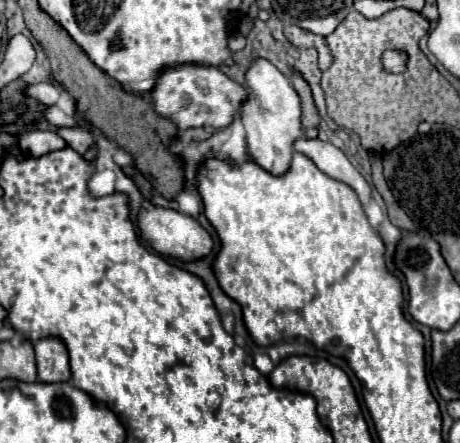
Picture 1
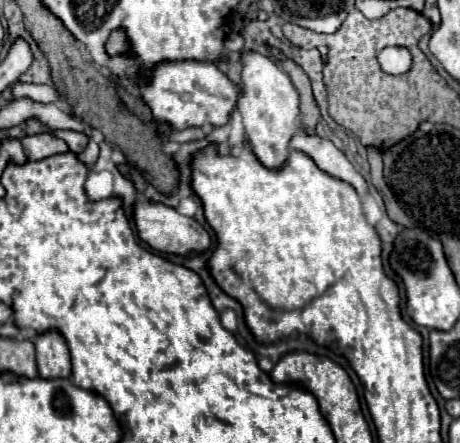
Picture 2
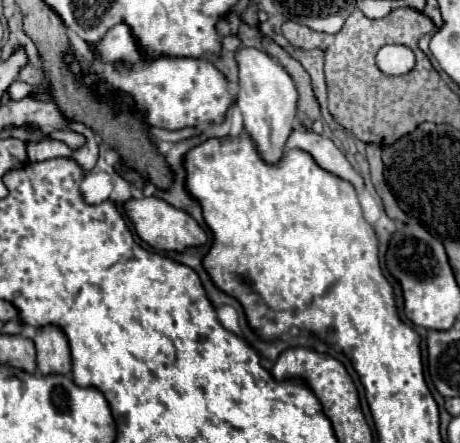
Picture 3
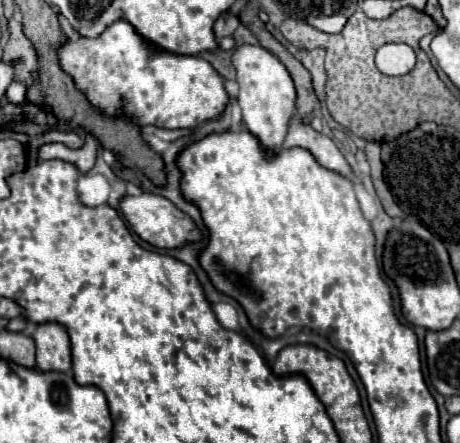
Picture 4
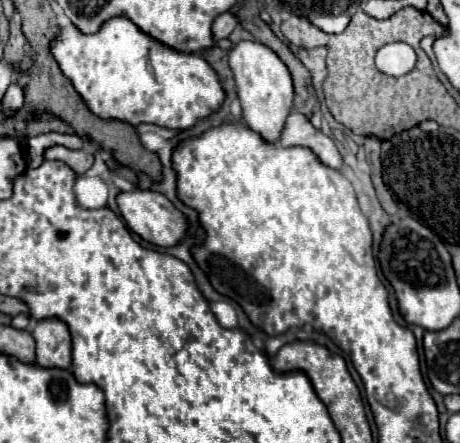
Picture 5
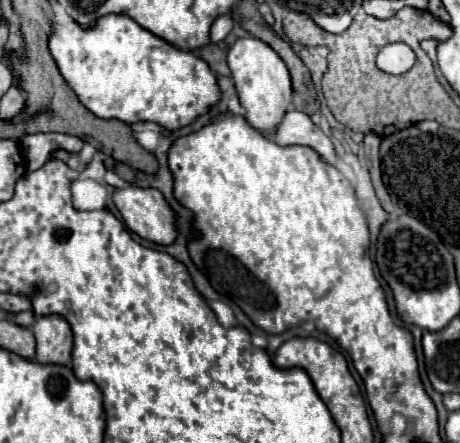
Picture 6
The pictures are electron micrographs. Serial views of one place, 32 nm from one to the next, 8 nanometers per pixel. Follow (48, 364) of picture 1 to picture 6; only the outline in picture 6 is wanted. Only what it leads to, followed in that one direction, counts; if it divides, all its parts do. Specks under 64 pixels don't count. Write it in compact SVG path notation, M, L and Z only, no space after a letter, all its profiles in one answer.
M62 316L36 318L32 332L36 336L36 362L40 364L64 364L72 360L72 330Z

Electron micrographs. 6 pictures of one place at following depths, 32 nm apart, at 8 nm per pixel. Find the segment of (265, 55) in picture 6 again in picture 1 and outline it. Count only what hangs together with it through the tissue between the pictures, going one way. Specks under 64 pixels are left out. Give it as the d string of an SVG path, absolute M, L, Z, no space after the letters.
M258 58L246 72L246 88L250 90L250 96L242 106L242 124L246 128L248 154L262 170L272 176L284 176L292 162L292 144L302 136L298 94L292 88L292 82L264 58Z

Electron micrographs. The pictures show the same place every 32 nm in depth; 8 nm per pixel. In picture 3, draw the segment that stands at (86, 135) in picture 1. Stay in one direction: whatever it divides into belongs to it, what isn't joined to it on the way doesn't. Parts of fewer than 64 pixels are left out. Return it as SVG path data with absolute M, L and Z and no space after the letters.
M54 130L48 136L54 138L54 140L66 142L72 150L78 150L78 148L82 148L86 144L86 138L82 134L78 134L78 132L72 132L72 130Z

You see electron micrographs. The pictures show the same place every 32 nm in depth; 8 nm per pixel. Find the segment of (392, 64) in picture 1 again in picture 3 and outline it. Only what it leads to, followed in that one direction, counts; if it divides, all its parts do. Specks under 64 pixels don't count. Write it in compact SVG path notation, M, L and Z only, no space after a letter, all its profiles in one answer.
M386 46L378 52L378 64L408 64L408 70L414 66L414 54L406 46Z

